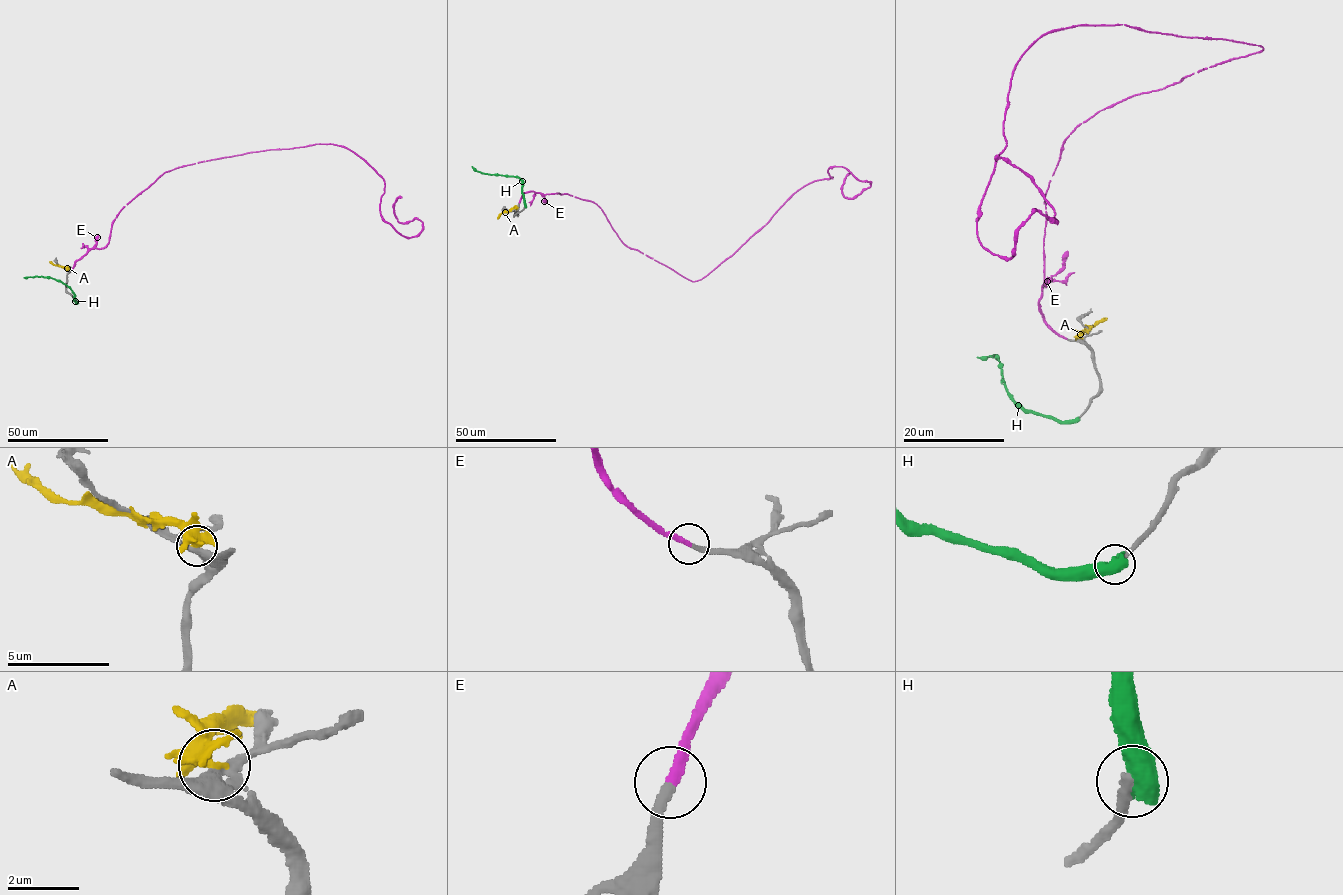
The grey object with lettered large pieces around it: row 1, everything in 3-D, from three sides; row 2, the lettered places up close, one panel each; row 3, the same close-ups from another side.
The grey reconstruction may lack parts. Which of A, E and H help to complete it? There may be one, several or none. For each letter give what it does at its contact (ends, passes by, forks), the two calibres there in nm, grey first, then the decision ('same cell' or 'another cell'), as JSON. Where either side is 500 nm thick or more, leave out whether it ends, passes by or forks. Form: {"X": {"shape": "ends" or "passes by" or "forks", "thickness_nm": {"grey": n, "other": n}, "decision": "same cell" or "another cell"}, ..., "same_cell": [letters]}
{"A": {"shape": "forks", "thickness_nm": {"grey": 280, "other": 360}, "decision": "another cell"}, "E": {"shape": "ends", "thickness_nm": {"grey": 260, "other": 280}, "decision": "same cell"}, "H": {"thickness_nm": {"grey": 280, "other": 750}, "decision": "another cell"}, "same_cell": ["E"]}

